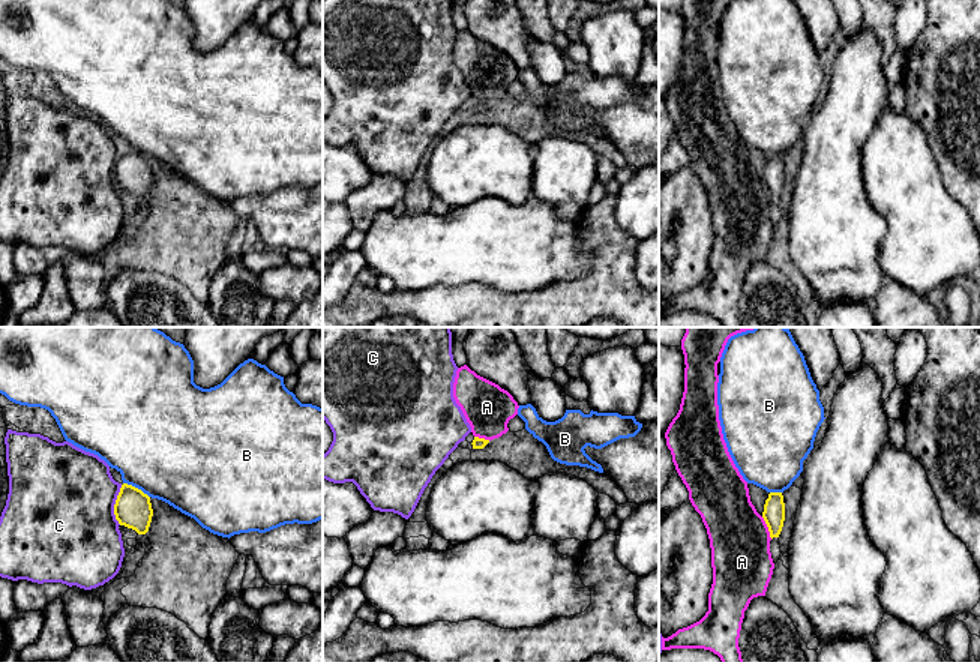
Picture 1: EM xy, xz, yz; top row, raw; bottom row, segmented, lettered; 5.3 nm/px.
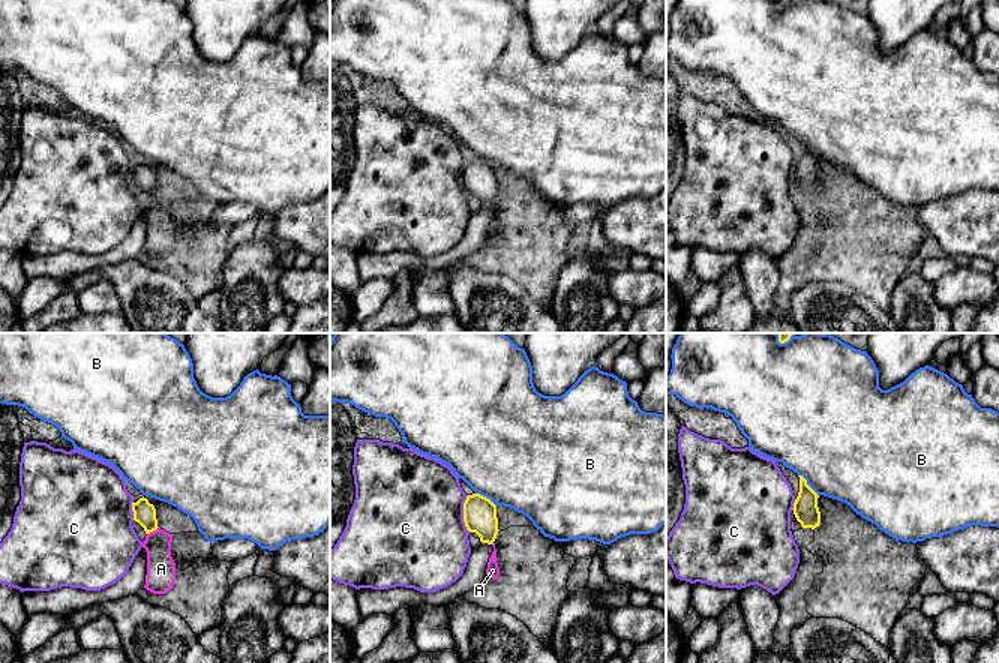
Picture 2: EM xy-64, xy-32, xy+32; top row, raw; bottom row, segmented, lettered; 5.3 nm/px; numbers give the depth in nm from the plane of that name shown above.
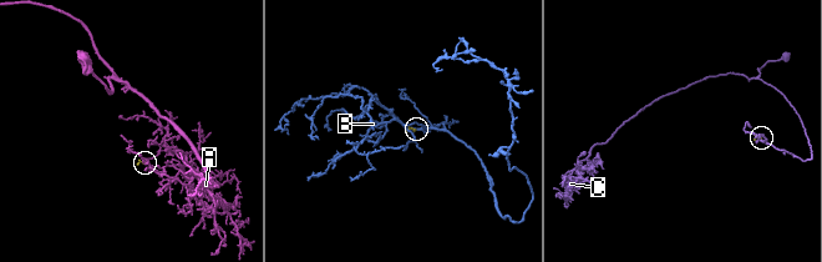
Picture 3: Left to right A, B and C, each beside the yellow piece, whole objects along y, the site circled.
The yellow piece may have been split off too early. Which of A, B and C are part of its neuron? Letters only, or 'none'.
none

